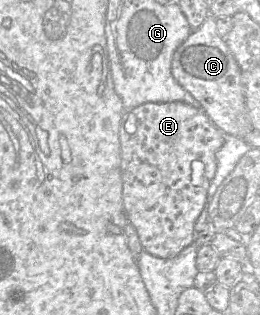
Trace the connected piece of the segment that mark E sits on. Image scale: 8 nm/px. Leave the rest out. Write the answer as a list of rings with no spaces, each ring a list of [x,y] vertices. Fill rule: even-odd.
[[[184,102],[144,103],[133,109],[124,109],[119,126],[120,144],[120,173],[122,176],[123,203],[127,215],[127,222],[133,224],[143,249],[159,258],[168,259],[179,254],[193,243],[195,239],[194,225],[200,216],[206,201],[207,192],[215,175],[216,153],[224,143],[224,132],[217,128],[205,112]]]

